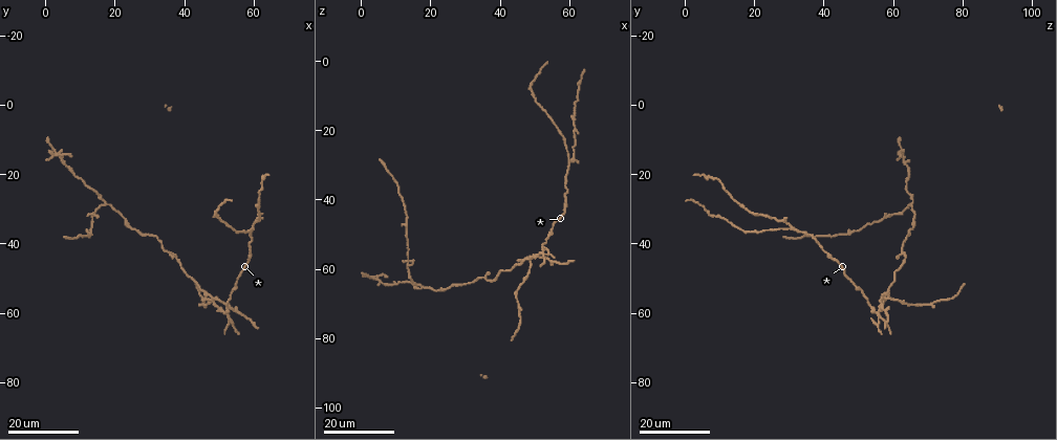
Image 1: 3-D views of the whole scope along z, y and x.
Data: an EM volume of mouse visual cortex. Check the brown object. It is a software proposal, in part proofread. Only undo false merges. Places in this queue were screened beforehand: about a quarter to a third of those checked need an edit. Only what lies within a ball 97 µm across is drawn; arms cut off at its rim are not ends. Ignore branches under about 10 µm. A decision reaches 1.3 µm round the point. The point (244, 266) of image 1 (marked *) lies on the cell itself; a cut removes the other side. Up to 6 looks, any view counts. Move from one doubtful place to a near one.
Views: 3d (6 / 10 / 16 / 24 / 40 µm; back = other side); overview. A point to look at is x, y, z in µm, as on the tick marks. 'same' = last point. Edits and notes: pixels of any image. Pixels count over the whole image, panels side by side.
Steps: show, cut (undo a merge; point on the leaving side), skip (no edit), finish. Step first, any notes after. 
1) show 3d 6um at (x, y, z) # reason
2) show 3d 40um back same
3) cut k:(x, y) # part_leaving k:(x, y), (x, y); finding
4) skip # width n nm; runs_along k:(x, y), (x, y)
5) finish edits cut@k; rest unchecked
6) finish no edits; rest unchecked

show 3d 16um at (55.0, 51.5, 49.0) # thick turns thin

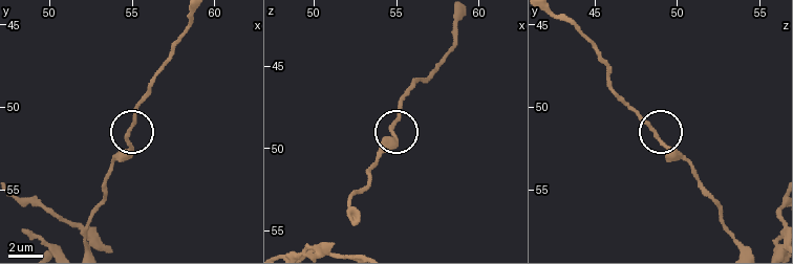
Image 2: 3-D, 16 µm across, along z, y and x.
show 3d 10um at (54.8, 51.6, 48.7)

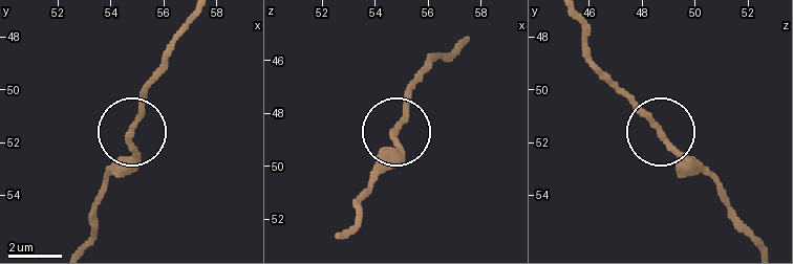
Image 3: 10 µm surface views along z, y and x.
skip # runs_along 3:(576, 20), (595, 67), (707, 173); one cell here

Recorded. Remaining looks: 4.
show 3d 24um at (58.5, 42.5, 41.0)

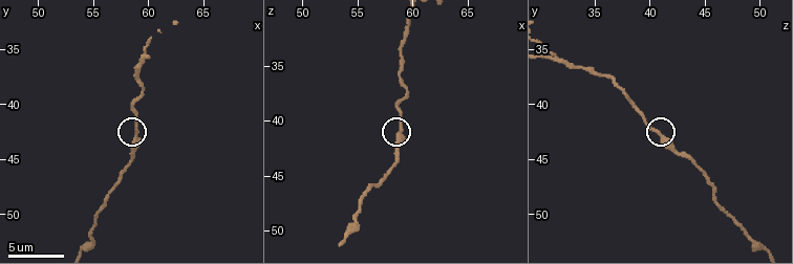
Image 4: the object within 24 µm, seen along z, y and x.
show 3d 10um at (58.8, 42.6, 41.0) # closer look

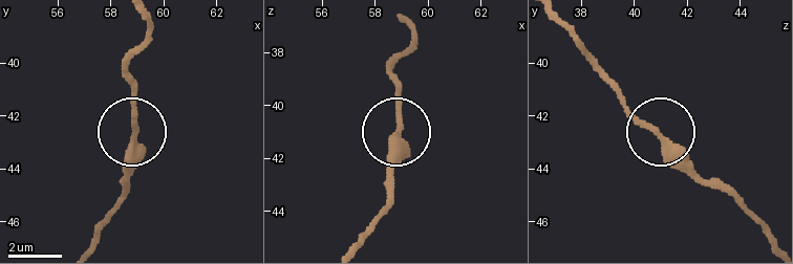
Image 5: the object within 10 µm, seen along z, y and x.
skip # continuous, no second cell

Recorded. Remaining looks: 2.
show 3d 16um at (59.6, 35.4, 30.6) # two arms in line, one across

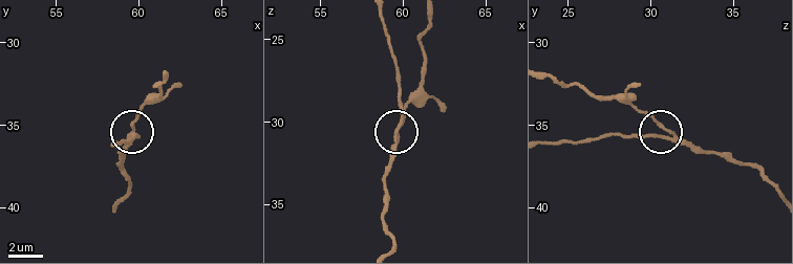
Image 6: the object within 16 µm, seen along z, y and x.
skip # width 180 nm; runs_along 6:(393, 245), (382, 216), (386, 170), (410, 98); one cell here

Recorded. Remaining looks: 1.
finish no edits; rest unchecked

